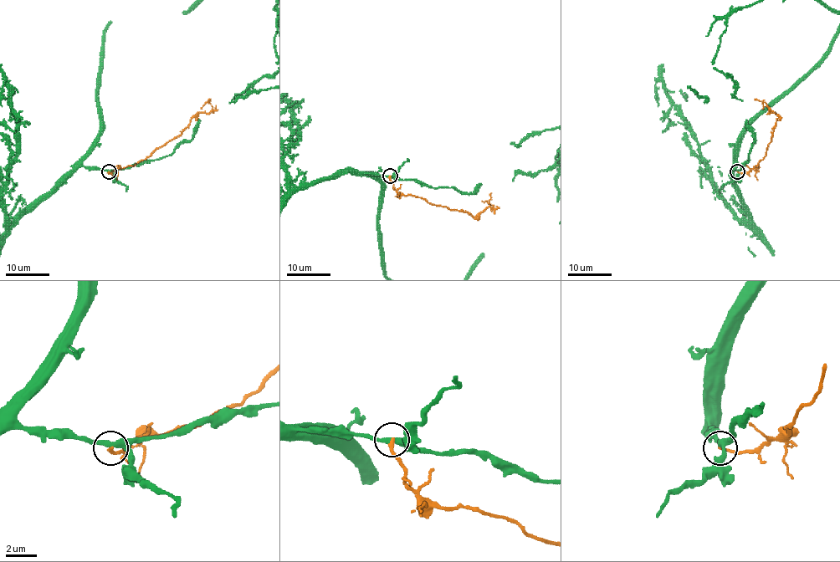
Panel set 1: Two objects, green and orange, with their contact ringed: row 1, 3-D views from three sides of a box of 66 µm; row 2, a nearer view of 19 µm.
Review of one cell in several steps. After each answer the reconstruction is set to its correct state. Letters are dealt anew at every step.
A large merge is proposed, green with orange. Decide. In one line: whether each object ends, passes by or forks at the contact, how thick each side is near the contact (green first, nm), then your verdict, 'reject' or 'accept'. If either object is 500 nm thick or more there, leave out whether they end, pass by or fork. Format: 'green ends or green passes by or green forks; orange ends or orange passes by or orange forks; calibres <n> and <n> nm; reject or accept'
green passes by; orange ends; calibres 360 and 200 nm; reject

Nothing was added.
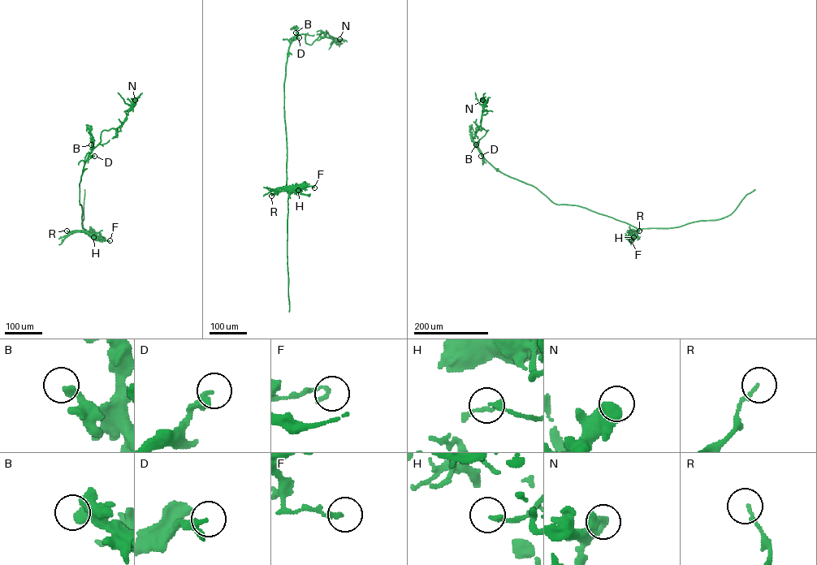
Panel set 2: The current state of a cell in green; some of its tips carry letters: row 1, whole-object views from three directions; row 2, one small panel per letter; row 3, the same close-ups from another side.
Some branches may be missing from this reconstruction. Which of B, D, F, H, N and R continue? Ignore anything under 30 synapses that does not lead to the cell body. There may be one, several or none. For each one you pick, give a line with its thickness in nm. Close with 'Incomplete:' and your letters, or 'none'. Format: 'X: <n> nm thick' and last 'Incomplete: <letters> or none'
Incomplete: none

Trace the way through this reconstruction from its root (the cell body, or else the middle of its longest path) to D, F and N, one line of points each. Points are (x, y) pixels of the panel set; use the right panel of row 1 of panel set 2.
D: (636, 230), (636, 227), (628, 223), (585, 208), (554, 203), (535, 187), (503, 174), (481, 156)
F: (636, 230), (629, 239), (631, 240)
N: (636, 230), (585, 208), (554, 203), (535, 187), (494, 167), (477, 144), (488, 130), (481, 126), (482, 100)

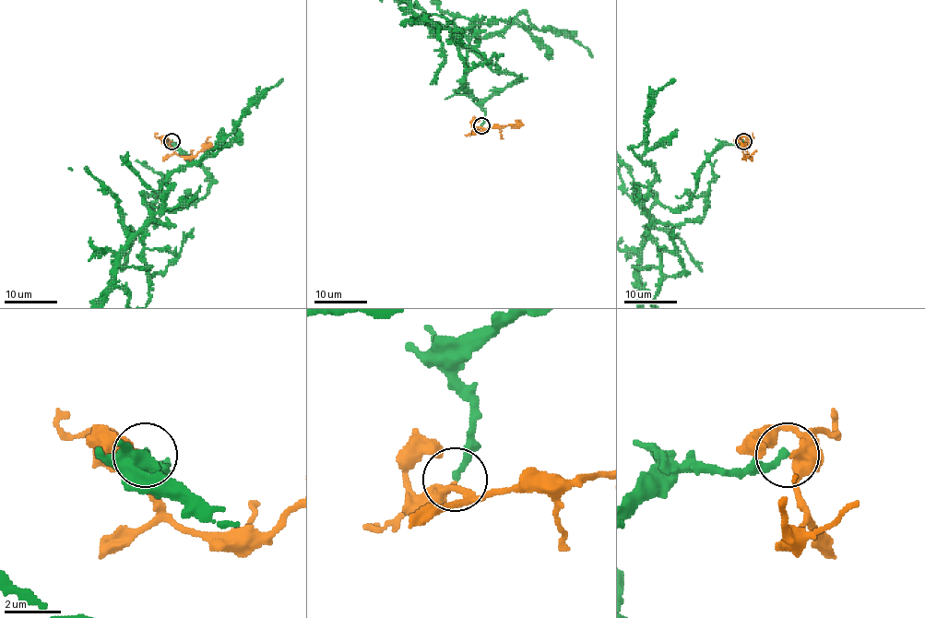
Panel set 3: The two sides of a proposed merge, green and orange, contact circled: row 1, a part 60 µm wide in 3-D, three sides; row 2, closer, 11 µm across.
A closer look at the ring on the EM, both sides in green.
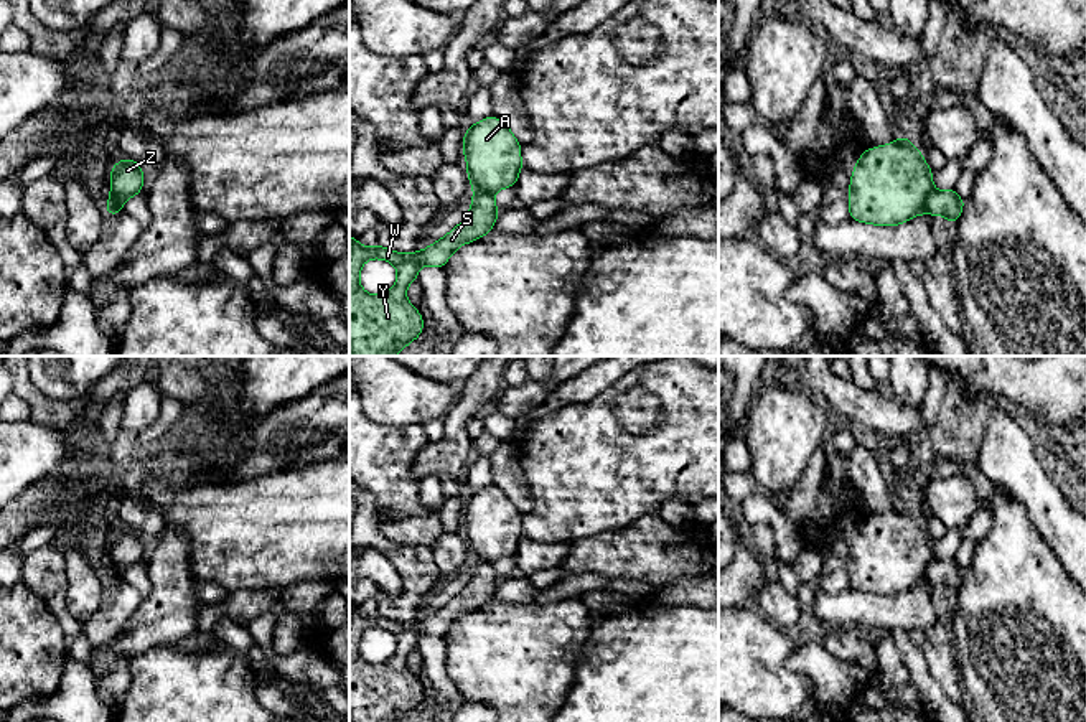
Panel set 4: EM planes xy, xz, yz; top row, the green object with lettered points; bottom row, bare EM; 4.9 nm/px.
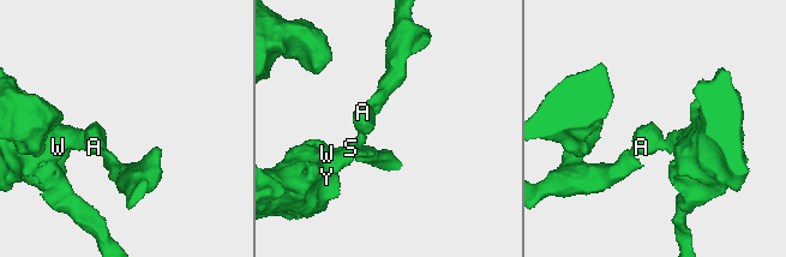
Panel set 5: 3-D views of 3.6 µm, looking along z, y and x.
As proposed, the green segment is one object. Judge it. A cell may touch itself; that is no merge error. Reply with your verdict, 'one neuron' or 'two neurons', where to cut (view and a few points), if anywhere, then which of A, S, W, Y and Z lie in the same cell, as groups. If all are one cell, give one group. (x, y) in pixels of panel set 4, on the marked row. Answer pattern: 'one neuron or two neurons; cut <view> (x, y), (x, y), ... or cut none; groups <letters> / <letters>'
two neurons; cut yz (933, 190), (923, 211); groups A Z / S W Y

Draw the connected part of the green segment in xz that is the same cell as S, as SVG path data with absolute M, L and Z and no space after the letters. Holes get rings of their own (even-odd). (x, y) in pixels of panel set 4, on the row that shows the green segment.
M475 193L466 218L447 236L420 252L394 252L381 244L364 247L349 236L349 356L396 356L424 330L420 312L405 297L405 288L419 279L422 264L443 269L463 244L493 231L499 209L489 193ZM369 259L396 265L397 282L384 295L361 288L359 270Z

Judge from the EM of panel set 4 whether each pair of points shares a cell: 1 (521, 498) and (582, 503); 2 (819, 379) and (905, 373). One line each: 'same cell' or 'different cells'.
1: different cells
2: different cells

